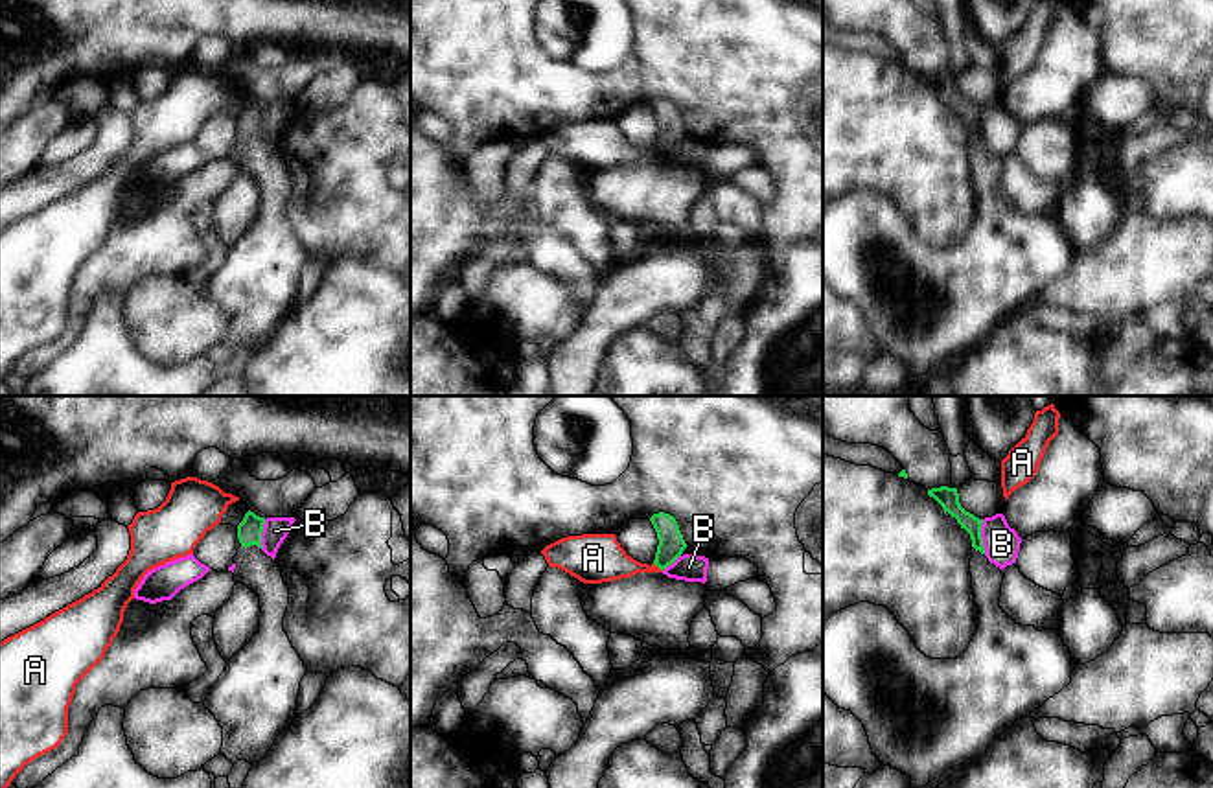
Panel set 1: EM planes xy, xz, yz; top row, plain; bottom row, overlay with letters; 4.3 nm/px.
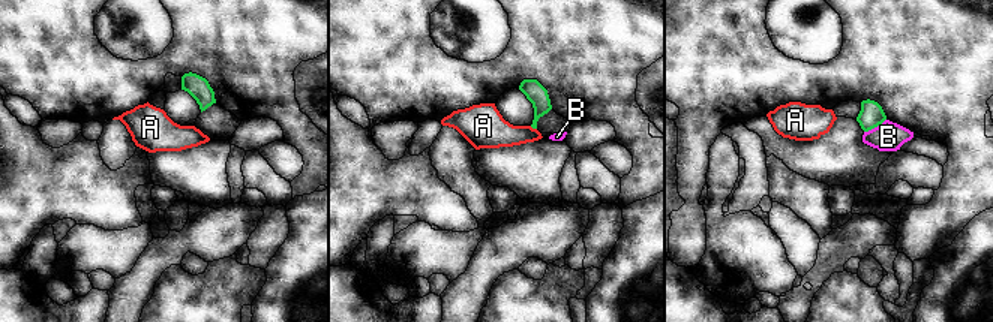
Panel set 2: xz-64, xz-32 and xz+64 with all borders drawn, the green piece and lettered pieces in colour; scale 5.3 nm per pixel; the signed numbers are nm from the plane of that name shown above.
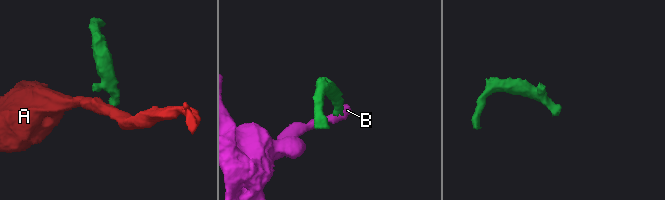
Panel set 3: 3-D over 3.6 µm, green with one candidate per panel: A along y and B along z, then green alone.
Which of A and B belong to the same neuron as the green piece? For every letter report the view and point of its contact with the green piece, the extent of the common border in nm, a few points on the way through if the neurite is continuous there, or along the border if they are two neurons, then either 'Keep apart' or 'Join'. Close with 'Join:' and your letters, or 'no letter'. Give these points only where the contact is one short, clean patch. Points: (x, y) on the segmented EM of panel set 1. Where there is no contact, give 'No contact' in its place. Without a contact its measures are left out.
A: Touches green at xz (658, 566). Shared border 60 nm. Boundary: xz (652, 564), (661, 571). Keep apart
B: Touches green at yz (980, 536). Shared border 150 nm. Boundary: yz (981, 520), (981, 545), (985, 553). Keep apart
Join: no letter

